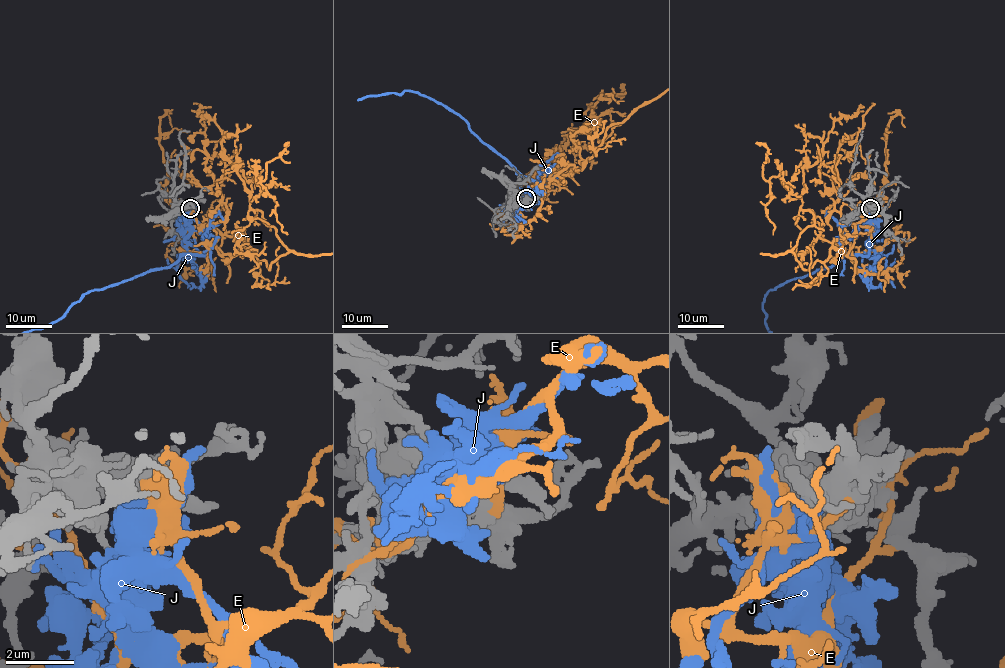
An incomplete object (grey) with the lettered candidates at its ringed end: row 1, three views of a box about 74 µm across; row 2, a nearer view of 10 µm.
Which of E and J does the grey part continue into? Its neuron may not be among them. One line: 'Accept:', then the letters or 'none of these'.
Accept: J

